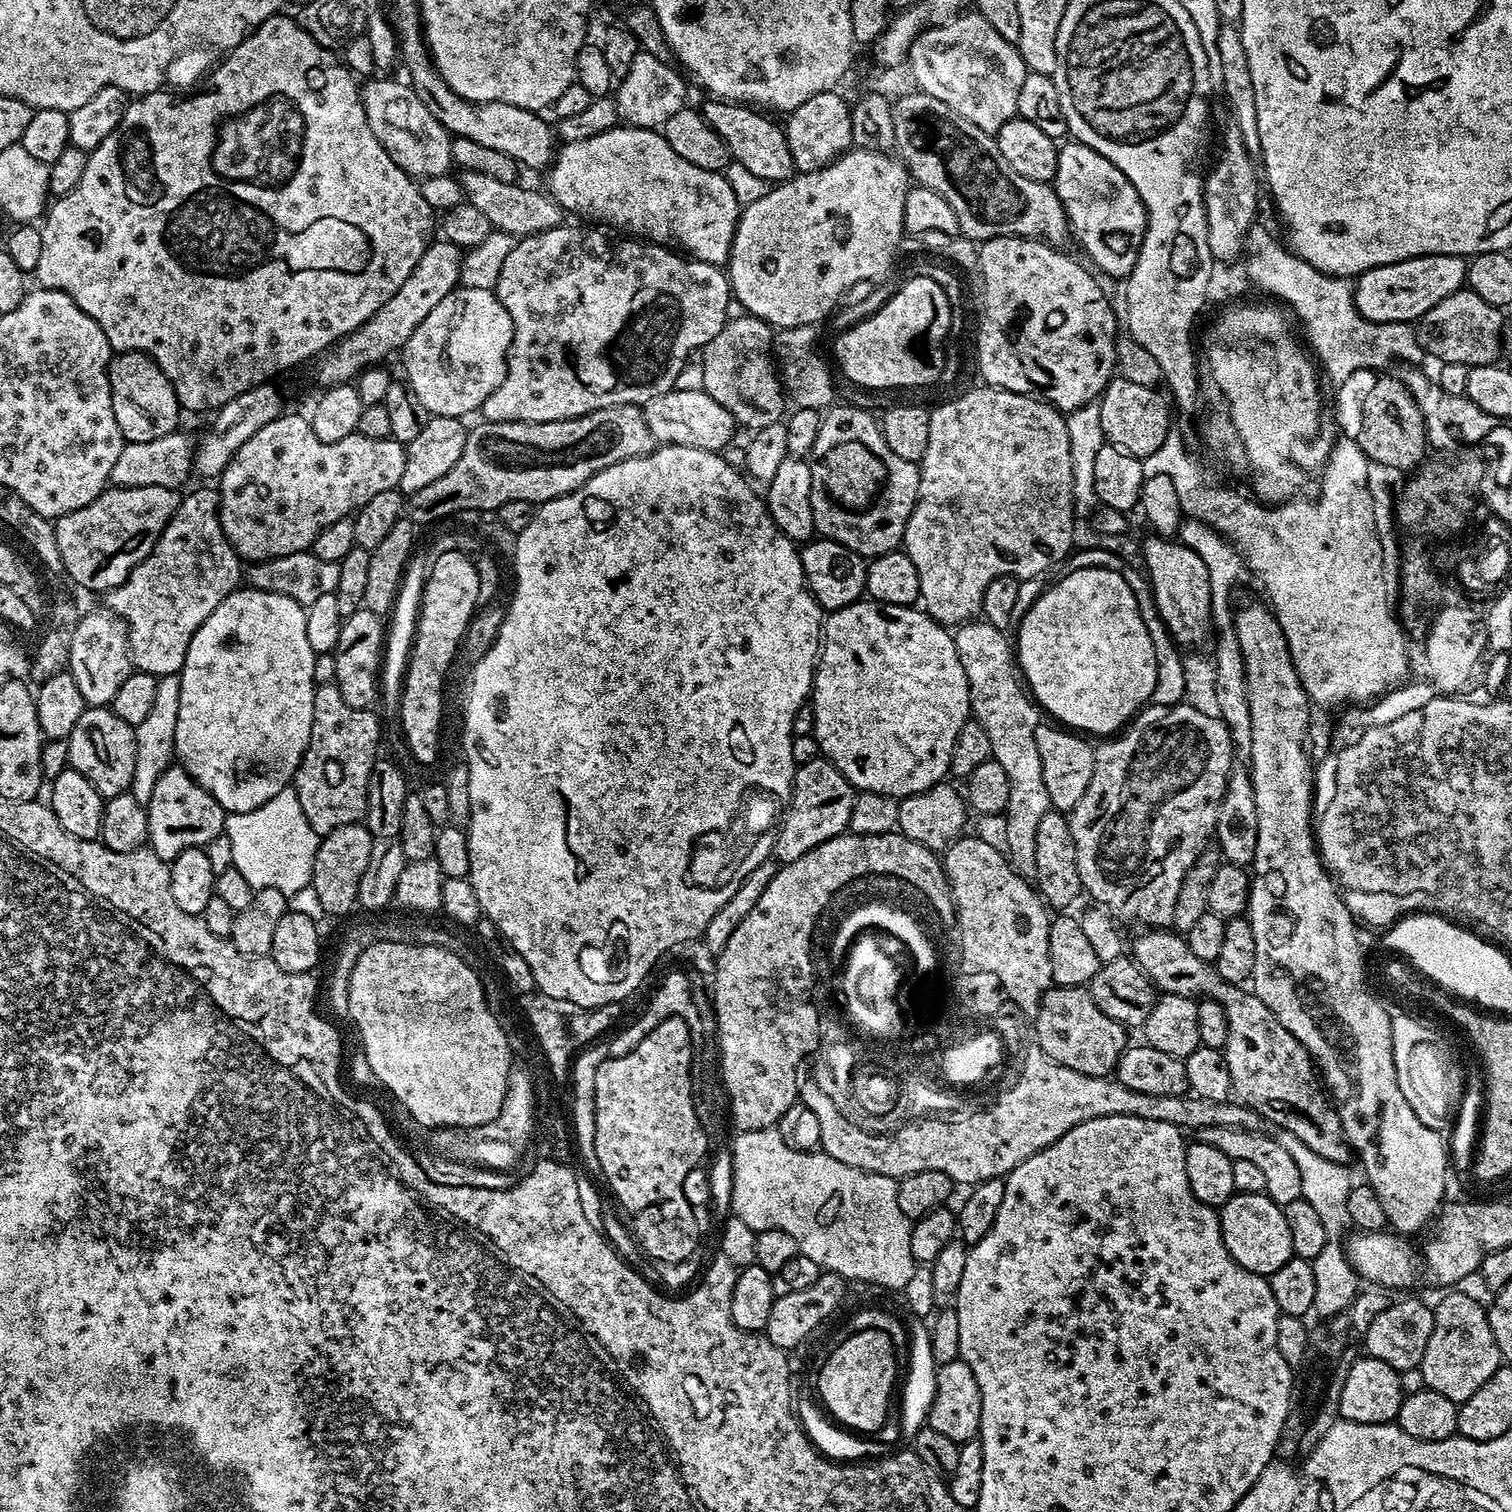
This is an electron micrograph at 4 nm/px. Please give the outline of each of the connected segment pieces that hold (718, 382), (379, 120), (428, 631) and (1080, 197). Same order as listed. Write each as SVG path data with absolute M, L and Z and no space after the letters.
M747 316L746 318L736 318L732 320L728 320L727 323L724 324L722 330L718 332L710 340L710 342L707 343L707 345L704 347L704 349L701 349L700 352L700 363L703 366L703 390L704 392L710 394L712 398L720 406L724 406L726 410L730 410L731 414L735 419L737 420L737 423L741 427L748 427L748 430L755 430L758 428L765 428L768 425L772 425L774 423L777 423L782 417L783 414L785 413L786 407L784 408L784 404L786 405L786 396L783 391L783 385L781 382L781 379L779 378L779 375L777 374L776 371L776 366L773 360L773 352L774 352L774 332L773 329L771 328L771 325L768 325L765 323L764 320L758 319L757 316Z
M368 78L359 89L360 101L366 110L366 122L374 130L374 138L382 142L386 154L404 173L425 180L435 176L447 176L453 171L453 137L430 114L428 107L420 101L411 83L400 80L376 80Z
M460 551L444 553L434 562L424 583L416 635L403 676L398 721L399 727L404 727L403 740L417 765L428 764L436 756L442 731L436 716L443 716L440 713L440 672L444 672L448 656L454 656L460 628L466 628L478 608L478 574L473 561L471 555Z
M1079 142L1065 143L1058 154L1058 170L1054 187L1068 215L1071 235L1076 236L1084 252L1104 272L1117 268L1121 274L1132 267L1134 250L1139 249L1148 229L1148 212L1138 190L1110 163L1090 146Z

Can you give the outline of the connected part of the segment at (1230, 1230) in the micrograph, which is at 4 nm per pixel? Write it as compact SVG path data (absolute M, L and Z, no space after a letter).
M1234 1194L1222 1205L1218 1215L1222 1239L1226 1242L1226 1250L1230 1250L1230 1254L1246 1270L1267 1278L1274 1274L1274 1270L1278 1270L1278 1266L1282 1266L1286 1261L1292 1259L1290 1226L1286 1226L1283 1207L1277 1204L1271 1196L1267 1194Z

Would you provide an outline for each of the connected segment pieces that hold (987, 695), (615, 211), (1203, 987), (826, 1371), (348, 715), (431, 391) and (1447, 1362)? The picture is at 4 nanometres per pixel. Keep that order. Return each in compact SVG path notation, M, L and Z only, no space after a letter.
M977 618L955 629L954 639L970 694L971 715L990 738L992 759L1006 770L1010 781L1010 798L1002 815L1006 818L1006 853L1008 862L1019 876L1035 877L1034 853L1038 851L1036 835L1042 818L1052 808L1046 782L1042 782L1042 758L1038 754L1036 727L1042 723L1042 712L1029 689L1022 683L1022 673L1014 655L1014 644L1001 629Z
M617 126L602 134L594 134L594 138L582 138L582 142L561 143L546 175L548 195L559 202L565 213L585 216L588 222L609 224L604 226L617 228L612 230L632 238L643 238L654 244L663 244L665 248L679 250L693 260L717 266L728 263L742 211L738 198L734 198L734 190L730 190L730 182L723 172L702 170L702 166L694 166L694 162L678 158L659 131Z
M1172 930L1141 932L1144 933L1133 942L1130 952L1161 993L1211 998L1223 1006L1228 1023L1228 1044L1222 1051L1230 1070L1235 1099L1254 1109L1265 1122L1290 1131L1322 1158L1347 1165L1348 1160L1353 1159L1353 1149L1345 1138L1339 1111L1326 1095L1306 1046L1302 1046L1302 1042L1298 1042L1298 1038L1278 1022L1270 1006L1266 1006L1255 992L1226 982L1226 978L1218 974L1213 961L1197 958L1183 935Z
M878 1330L855 1332L839 1343L825 1358L824 1365L819 1365L820 1396L840 1423L858 1426L864 1433L874 1434L890 1416L888 1403L892 1400L892 1387L895 1389L898 1384L897 1349L892 1339Z
M336 683L319 685L314 694L314 722L310 730L310 742L304 751L299 766L296 768L294 787L298 794L298 802L302 802L302 814L306 814L306 822L316 831L316 835L323 837L338 826L358 824L366 814L366 798L368 797L368 779L370 770L376 765L378 753L376 747L382 744L380 726L382 720L375 711L366 708L346 706L342 694Z
M457 286L453 292L446 294L426 318L410 334L404 344L404 372L406 382L418 394L422 406L433 416L459 416L468 418L471 412L479 413L483 409L486 398L502 386L508 369L508 348L512 345L512 323L506 306L496 297L490 288L465 288Z
M1448 1290L1434 1304L1434 1334L1426 1342L1426 1354L1422 1354L1420 1369L1425 1385L1438 1394L1457 1402L1470 1398L1494 1370L1502 1367L1500 1347L1490 1330L1485 1305L1480 1305L1472 1296L1460 1290Z

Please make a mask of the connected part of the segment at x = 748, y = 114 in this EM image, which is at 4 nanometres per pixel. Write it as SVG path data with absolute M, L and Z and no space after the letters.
M708 98L702 107L702 115L706 122L726 142L733 160L742 162L746 170L758 174L758 178L766 178L770 182L783 182L793 175L794 169L790 158L790 146L784 137L783 127L775 124L763 111L743 102L733 102L719 98Z

